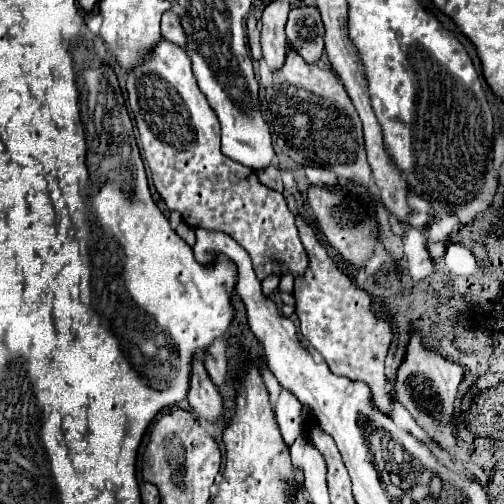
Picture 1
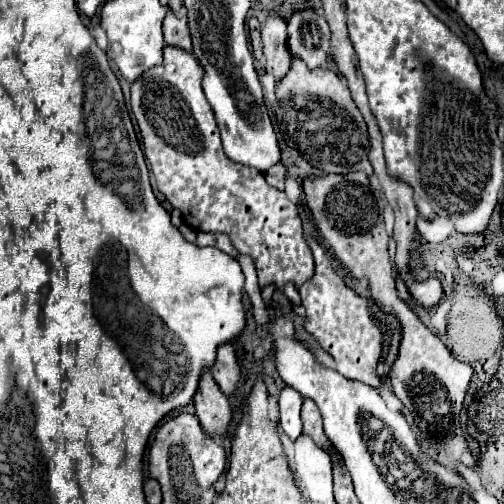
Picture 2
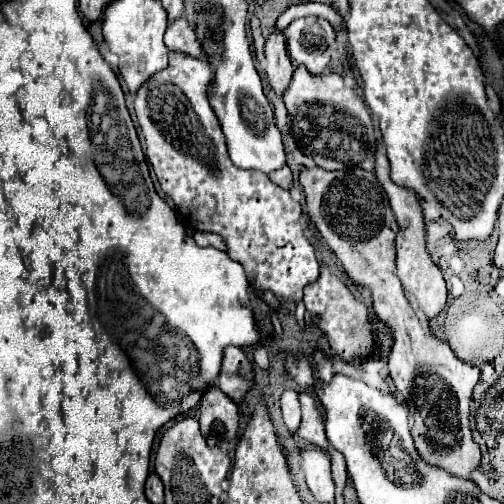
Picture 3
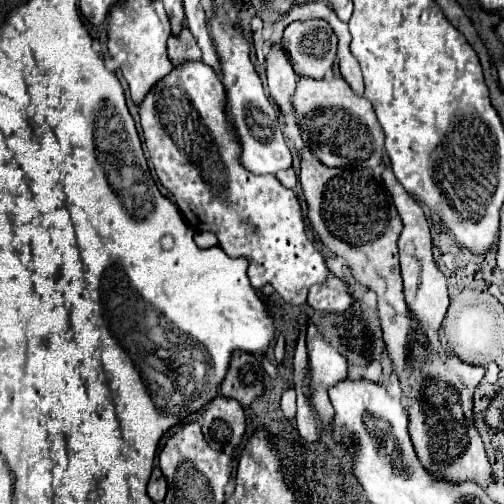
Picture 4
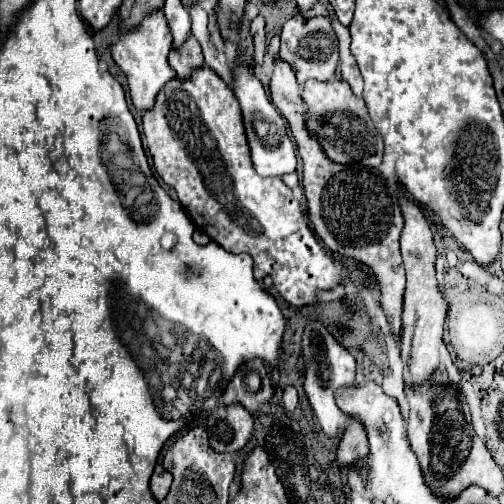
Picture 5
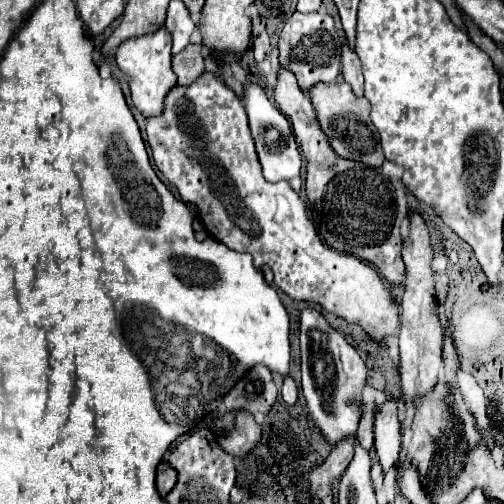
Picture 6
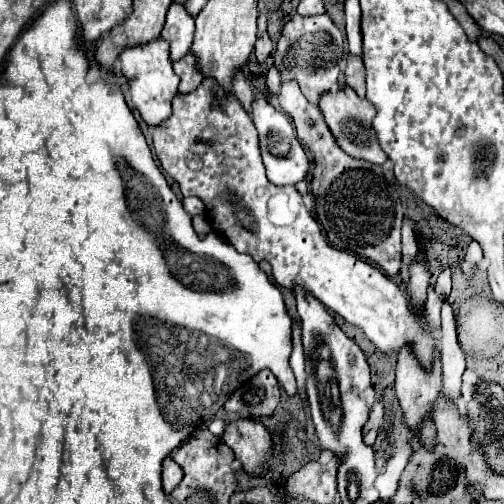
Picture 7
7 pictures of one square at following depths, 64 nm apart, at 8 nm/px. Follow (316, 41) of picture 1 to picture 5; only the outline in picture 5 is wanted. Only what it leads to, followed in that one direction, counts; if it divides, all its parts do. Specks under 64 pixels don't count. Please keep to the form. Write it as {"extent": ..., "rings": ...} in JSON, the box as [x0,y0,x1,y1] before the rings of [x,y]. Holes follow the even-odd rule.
{"extent":[280,16,338,84],"rings":[[[292,16],[284,28],[282,28],[282,46],[280,46],[280,58],[286,60],[302,84],[304,80],[332,80],[336,66],[338,66],[338,40],[330,26],[330,20],[324,16],[304,20],[302,16]]]}

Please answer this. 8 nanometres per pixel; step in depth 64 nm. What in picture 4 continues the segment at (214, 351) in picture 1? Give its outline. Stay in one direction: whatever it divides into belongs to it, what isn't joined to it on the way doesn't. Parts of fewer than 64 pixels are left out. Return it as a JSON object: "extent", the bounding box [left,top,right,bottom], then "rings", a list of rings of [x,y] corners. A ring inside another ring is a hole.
{"extent":[220,352,264,406],"rings":[[[232,352],[228,372],[220,386],[220,394],[238,400],[242,406],[248,406],[256,396],[262,394],[262,390],[264,384],[260,360],[248,352]]]}

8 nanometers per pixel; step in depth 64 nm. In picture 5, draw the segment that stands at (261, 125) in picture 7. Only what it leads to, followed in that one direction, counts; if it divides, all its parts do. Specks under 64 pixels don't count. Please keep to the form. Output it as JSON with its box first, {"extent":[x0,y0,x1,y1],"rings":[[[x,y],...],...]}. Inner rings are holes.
{"extent":[232,66,296,176],"rings":[[[236,66],[232,76],[234,76],[232,90],[242,110],[242,122],[244,122],[244,132],[248,138],[250,160],[252,160],[254,170],[260,176],[284,176],[288,172],[294,172],[296,170],[296,148],[286,134],[288,130],[286,120],[268,100],[262,82],[252,74],[250,66]]]}

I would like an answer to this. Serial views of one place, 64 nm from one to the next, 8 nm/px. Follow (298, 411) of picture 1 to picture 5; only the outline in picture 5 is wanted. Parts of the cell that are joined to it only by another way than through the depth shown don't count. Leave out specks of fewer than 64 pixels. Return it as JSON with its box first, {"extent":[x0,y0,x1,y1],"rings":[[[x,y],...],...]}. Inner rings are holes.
{"extent":[282,386,298,412],"rings":[[[288,386],[288,388],[284,390],[284,396],[282,396],[282,402],[284,402],[284,408],[286,408],[288,412],[296,410],[296,406],[298,406],[298,392],[296,392],[296,388]]]}

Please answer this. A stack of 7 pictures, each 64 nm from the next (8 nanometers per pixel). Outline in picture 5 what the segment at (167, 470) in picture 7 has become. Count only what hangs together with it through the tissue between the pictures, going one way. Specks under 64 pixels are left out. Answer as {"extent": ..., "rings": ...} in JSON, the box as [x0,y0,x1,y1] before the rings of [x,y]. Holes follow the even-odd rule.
{"extent":[150,464,172,502],"rings":[[[158,464],[154,468],[154,474],[150,478],[150,490],[152,490],[152,496],[160,502],[166,498],[168,490],[170,490],[170,484],[172,484],[172,476]]]}

